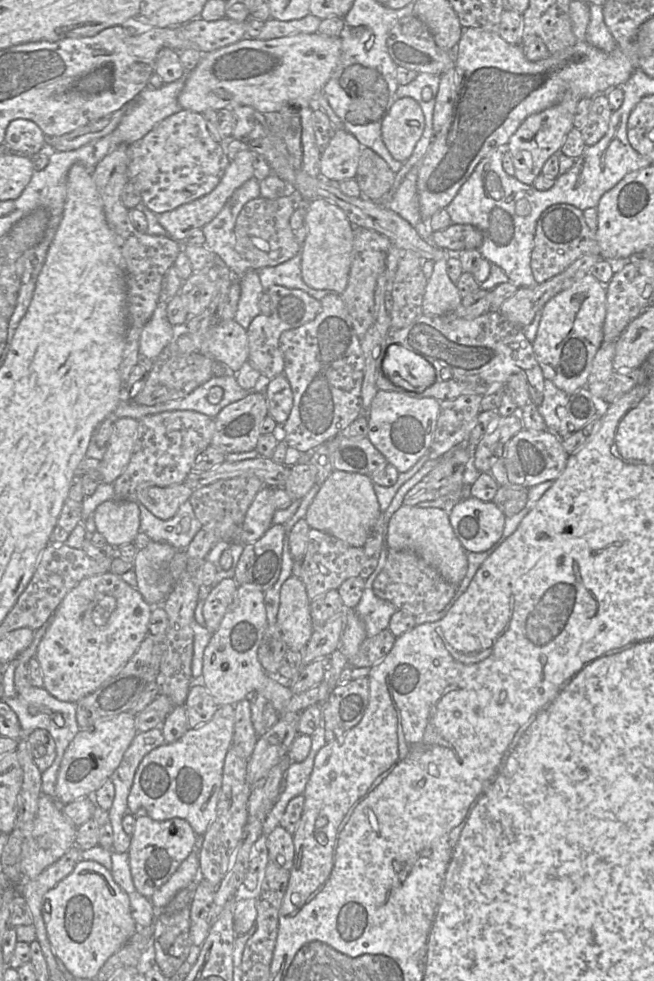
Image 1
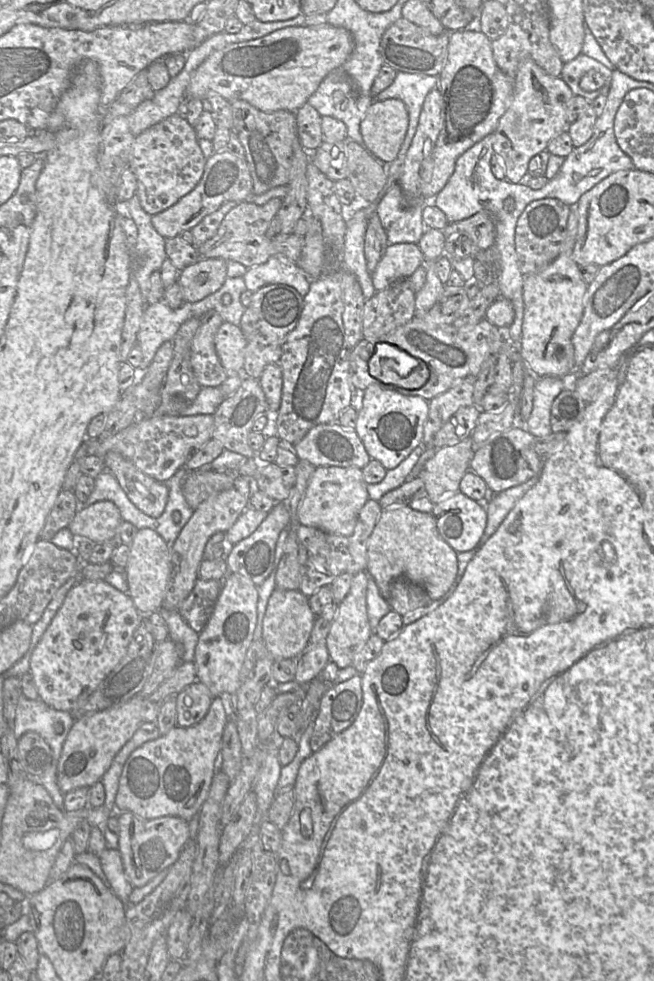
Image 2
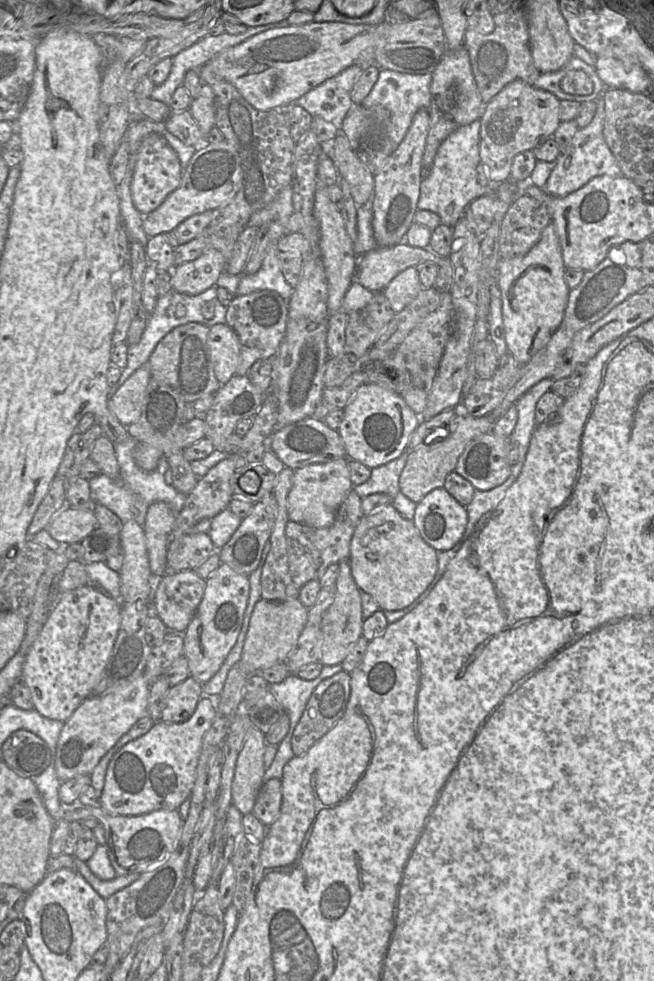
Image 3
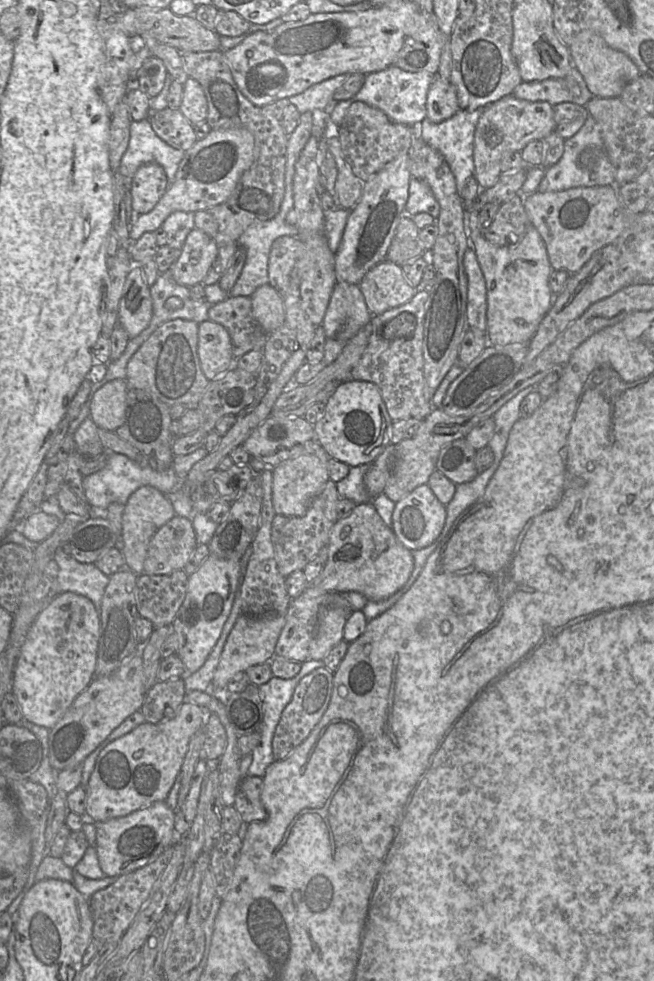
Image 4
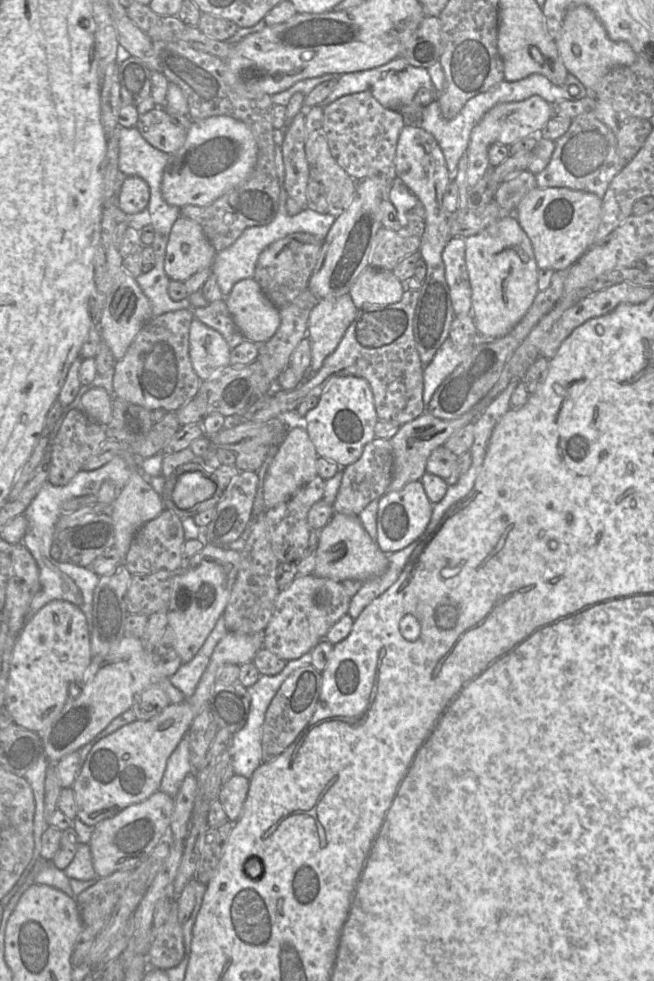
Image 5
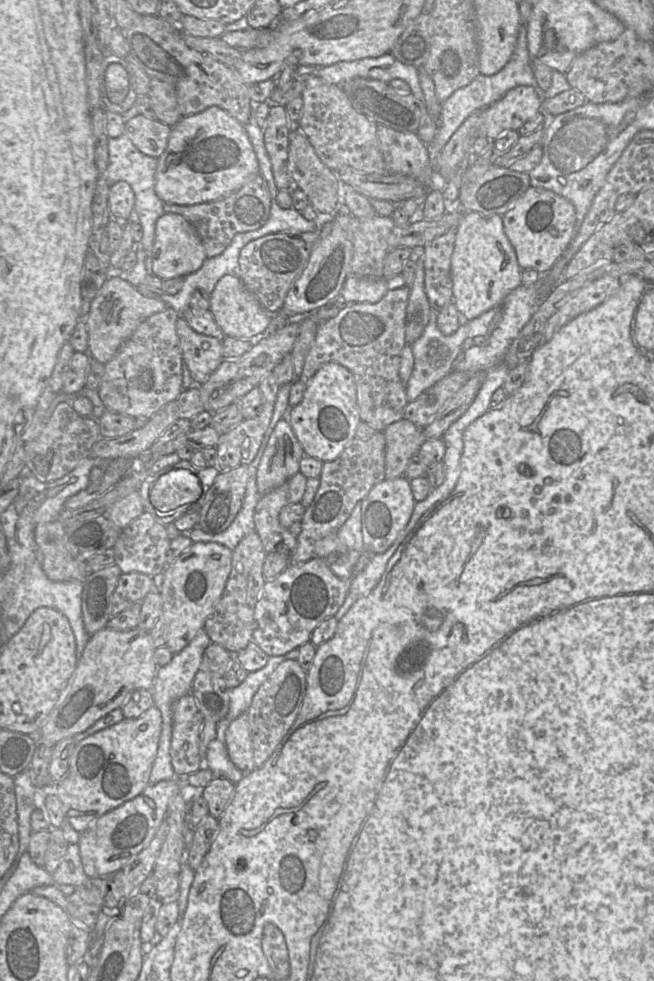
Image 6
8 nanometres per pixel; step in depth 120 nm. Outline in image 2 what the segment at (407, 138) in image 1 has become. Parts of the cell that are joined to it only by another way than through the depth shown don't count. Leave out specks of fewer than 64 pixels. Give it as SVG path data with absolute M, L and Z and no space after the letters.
M400 99L374 101L360 123L363 146L375 158L392 163L398 157L409 124Z

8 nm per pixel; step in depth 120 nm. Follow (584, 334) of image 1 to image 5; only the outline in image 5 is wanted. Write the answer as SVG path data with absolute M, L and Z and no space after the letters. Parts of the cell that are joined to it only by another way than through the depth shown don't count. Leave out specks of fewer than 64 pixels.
M514 215L506 216L491 224L484 231L465 239L465 261L471 286L471 317L479 338L495 340L506 336L524 317L531 307L538 288L539 268L531 240L521 228Z

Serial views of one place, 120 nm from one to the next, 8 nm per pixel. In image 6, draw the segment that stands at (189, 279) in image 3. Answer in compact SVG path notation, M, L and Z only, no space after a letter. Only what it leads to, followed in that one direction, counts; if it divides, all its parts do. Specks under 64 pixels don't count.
M164 213L158 218L152 256L152 274L160 279L173 279L197 271L207 259L205 247L195 227L182 215Z

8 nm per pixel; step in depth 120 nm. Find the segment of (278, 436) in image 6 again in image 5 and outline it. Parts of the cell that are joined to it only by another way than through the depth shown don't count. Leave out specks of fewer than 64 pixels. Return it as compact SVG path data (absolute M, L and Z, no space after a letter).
M299 427L289 428L277 446L265 476L263 500L266 509L274 508L288 501L303 485L318 476L316 469L318 458L306 431Z

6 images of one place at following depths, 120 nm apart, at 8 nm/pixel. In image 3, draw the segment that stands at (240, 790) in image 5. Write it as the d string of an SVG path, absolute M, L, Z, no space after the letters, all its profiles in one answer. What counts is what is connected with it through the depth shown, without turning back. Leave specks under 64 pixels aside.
M267 779L262 784L252 814L266 827L277 819L282 806L282 783L280 779Z

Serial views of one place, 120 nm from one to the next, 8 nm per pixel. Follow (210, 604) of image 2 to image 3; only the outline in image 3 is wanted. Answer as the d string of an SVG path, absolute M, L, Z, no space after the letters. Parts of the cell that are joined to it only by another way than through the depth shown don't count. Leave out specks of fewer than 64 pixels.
M192 569L163 575L152 600L156 615L167 628L184 632L203 598L205 586L206 579Z

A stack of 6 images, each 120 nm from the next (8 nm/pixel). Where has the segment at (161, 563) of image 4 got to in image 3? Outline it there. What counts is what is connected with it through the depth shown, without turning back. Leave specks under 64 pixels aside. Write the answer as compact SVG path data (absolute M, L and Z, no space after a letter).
M206 533L183 535L168 544L167 573L194 570L217 549Z

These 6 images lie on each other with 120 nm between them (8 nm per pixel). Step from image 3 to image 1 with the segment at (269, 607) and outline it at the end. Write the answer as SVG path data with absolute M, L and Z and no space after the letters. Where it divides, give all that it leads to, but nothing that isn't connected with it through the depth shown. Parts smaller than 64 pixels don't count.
M295 576L285 580L280 589L276 625L288 649L304 650L312 629L310 599L303 581Z

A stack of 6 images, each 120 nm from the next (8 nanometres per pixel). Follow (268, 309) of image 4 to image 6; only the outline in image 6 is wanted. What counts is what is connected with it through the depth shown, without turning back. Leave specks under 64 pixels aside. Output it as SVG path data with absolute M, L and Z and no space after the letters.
M231 275L223 276L210 293L209 310L225 336L247 340L268 332L275 316L260 305L238 276Z

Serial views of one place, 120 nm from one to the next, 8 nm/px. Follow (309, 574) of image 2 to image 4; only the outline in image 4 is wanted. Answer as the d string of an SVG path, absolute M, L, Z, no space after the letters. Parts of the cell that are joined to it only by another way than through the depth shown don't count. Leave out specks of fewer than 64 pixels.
M329 480L322 492L311 502L304 516L283 516L276 514L272 522L271 539L278 570L284 577L301 570L316 558L319 551L327 547L330 532L336 520L335 507L341 499L336 483Z

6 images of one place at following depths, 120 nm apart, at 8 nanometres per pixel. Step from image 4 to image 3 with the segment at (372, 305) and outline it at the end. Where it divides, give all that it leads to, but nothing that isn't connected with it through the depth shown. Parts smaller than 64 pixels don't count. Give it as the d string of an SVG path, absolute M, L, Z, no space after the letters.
M409 267L397 274L381 291L395 313L415 299L422 289L416 267Z

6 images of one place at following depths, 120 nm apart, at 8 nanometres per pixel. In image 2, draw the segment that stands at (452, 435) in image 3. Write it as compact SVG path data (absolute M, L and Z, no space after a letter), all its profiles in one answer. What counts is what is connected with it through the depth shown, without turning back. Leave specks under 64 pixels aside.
M471 437L454 446L437 449L417 475L425 484L427 498L437 504L460 492L460 481L469 471L472 456Z

